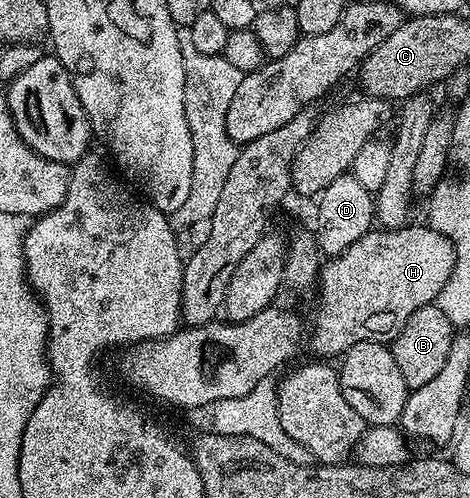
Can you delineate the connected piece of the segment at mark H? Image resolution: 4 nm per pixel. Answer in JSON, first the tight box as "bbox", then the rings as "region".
{"bbox":[308,224,454,360],"region":[[[407,224],[398,230],[371,228],[342,254],[331,257],[318,275],[316,299],[318,311],[314,314],[314,335],[309,335],[308,346],[322,360],[334,360],[345,354],[352,344],[361,342],[393,343],[395,336],[408,324],[408,316],[416,308],[424,308],[435,301],[448,282],[454,264],[453,244],[427,224]]]}

